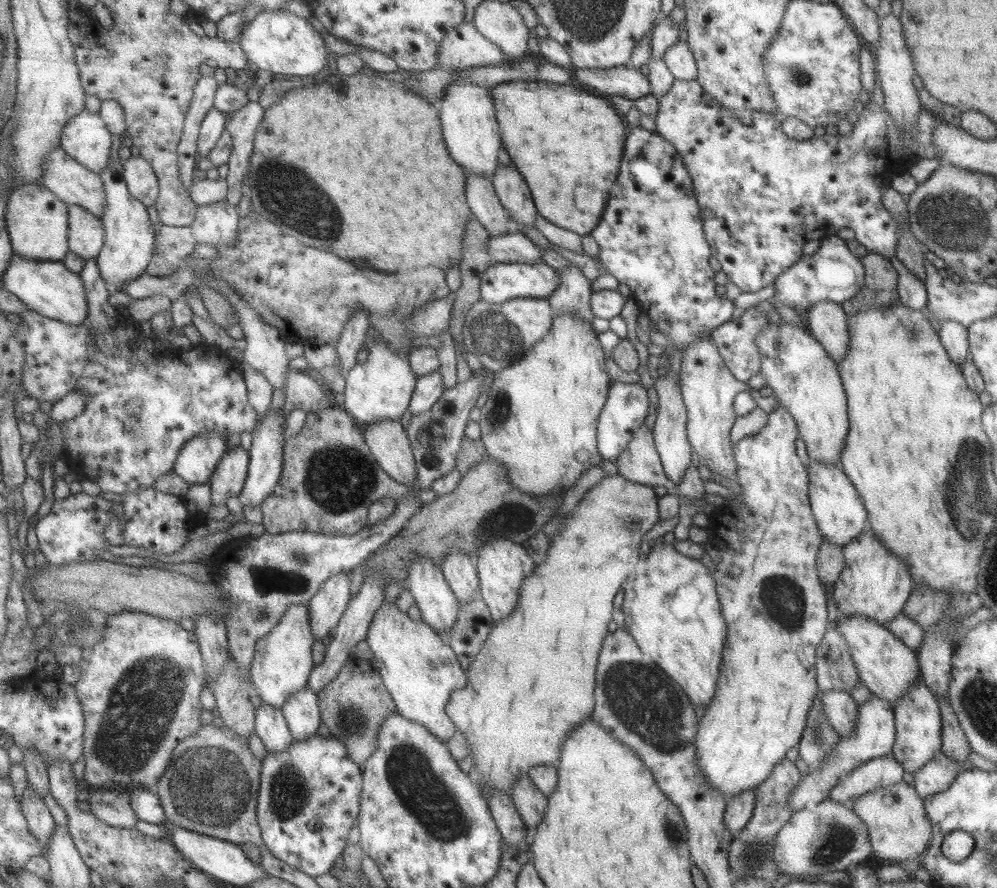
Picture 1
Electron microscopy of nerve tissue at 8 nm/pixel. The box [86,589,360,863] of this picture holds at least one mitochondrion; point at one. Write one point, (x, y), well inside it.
(142, 707)

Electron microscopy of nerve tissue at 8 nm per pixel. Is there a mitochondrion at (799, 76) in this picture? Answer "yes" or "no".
yes

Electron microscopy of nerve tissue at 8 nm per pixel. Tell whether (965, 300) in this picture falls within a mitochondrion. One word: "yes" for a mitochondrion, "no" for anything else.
no

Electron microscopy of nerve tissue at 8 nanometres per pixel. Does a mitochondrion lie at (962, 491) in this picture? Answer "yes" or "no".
yes

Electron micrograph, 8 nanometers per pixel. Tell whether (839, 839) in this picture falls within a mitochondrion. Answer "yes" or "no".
yes

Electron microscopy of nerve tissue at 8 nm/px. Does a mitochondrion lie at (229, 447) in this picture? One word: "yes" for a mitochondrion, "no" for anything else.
no

